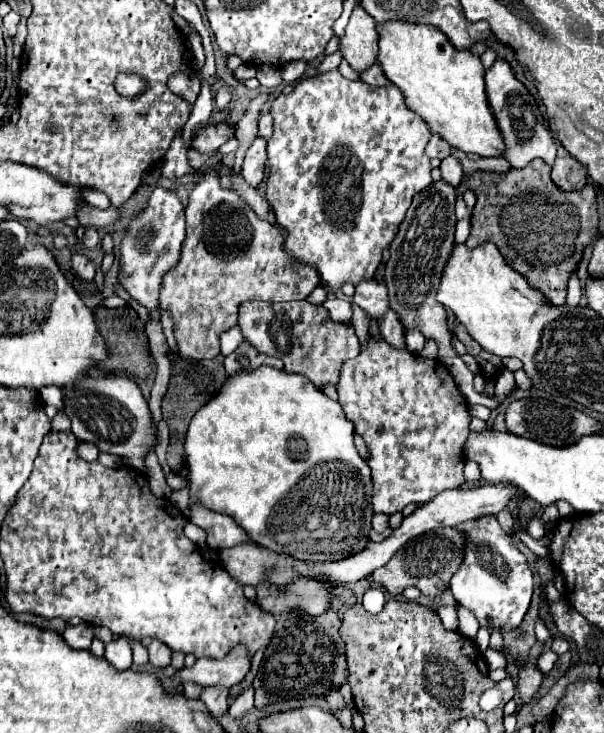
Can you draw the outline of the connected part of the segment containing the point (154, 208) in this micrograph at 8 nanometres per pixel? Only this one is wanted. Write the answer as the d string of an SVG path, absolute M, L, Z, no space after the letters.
M162 186L152 190L144 210L136 212L126 230L126 238L120 244L120 284L132 300L148 310L158 308L160 282L164 272L168 272L168 268L172 268L180 258L184 230L184 206L174 192Z

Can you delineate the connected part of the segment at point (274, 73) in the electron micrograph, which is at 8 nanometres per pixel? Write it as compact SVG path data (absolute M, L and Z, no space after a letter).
M256 66L256 78L264 88L276 88L282 84L282 76L280 76L280 68L274 66Z

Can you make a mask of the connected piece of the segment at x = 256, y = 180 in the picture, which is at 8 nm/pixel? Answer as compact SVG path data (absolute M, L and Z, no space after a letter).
M256 138L252 142L252 146L248 148L246 156L244 156L244 164L242 164L242 176L244 180L258 188L258 184L262 182L264 178L264 168L266 168L266 140L264 138Z

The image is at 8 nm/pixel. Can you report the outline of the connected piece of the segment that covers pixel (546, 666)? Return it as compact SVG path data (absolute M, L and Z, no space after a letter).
M546 650L546 652L538 658L538 668L540 668L540 672L542 672L542 674L548 674L548 672L552 670L552 666L556 664L556 660L558 660L558 654L554 654L552 650Z

